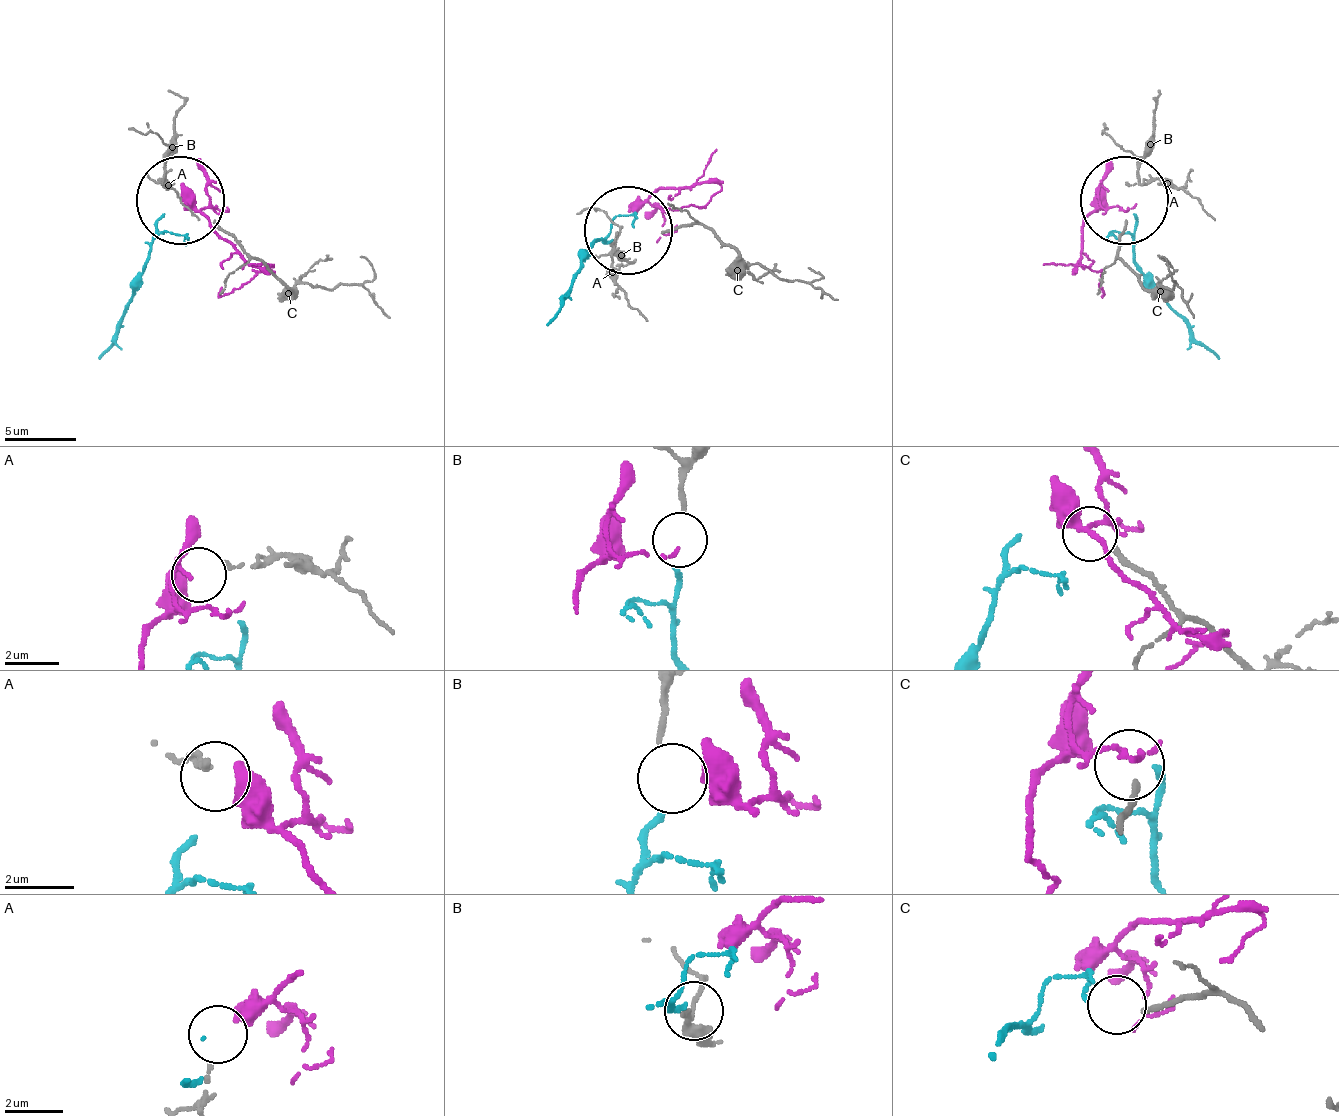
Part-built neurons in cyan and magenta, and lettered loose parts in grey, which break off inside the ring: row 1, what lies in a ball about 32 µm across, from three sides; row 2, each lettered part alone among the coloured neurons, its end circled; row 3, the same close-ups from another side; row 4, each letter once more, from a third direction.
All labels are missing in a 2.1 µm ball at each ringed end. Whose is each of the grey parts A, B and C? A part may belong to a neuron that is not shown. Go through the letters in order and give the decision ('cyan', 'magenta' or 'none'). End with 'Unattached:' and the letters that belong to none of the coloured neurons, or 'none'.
A: magenta
B: cyan
C: none
Unattached: C

